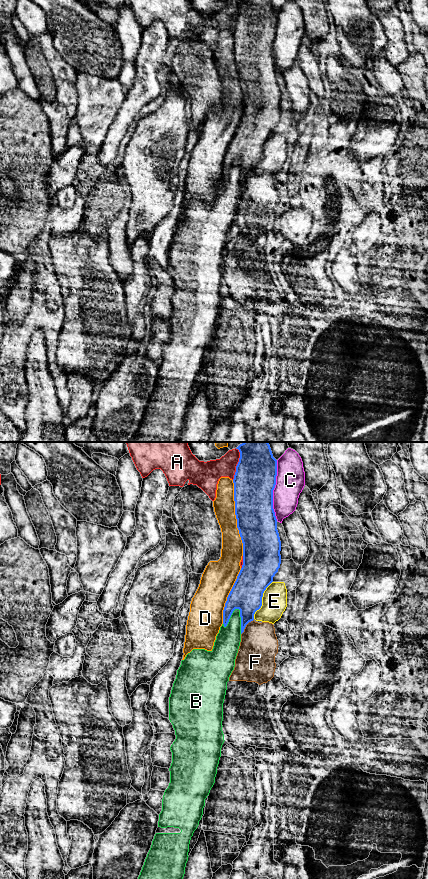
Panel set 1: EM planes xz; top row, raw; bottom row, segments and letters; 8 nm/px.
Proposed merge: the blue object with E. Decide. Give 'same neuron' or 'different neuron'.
different neuron

